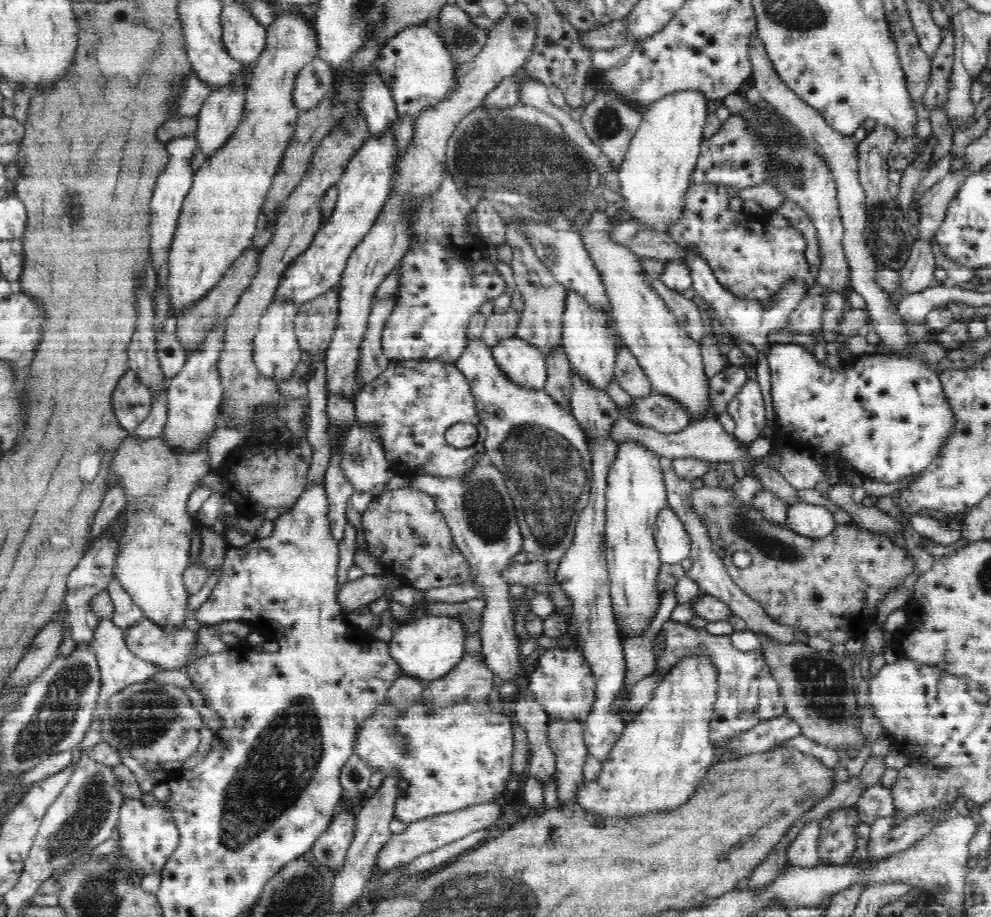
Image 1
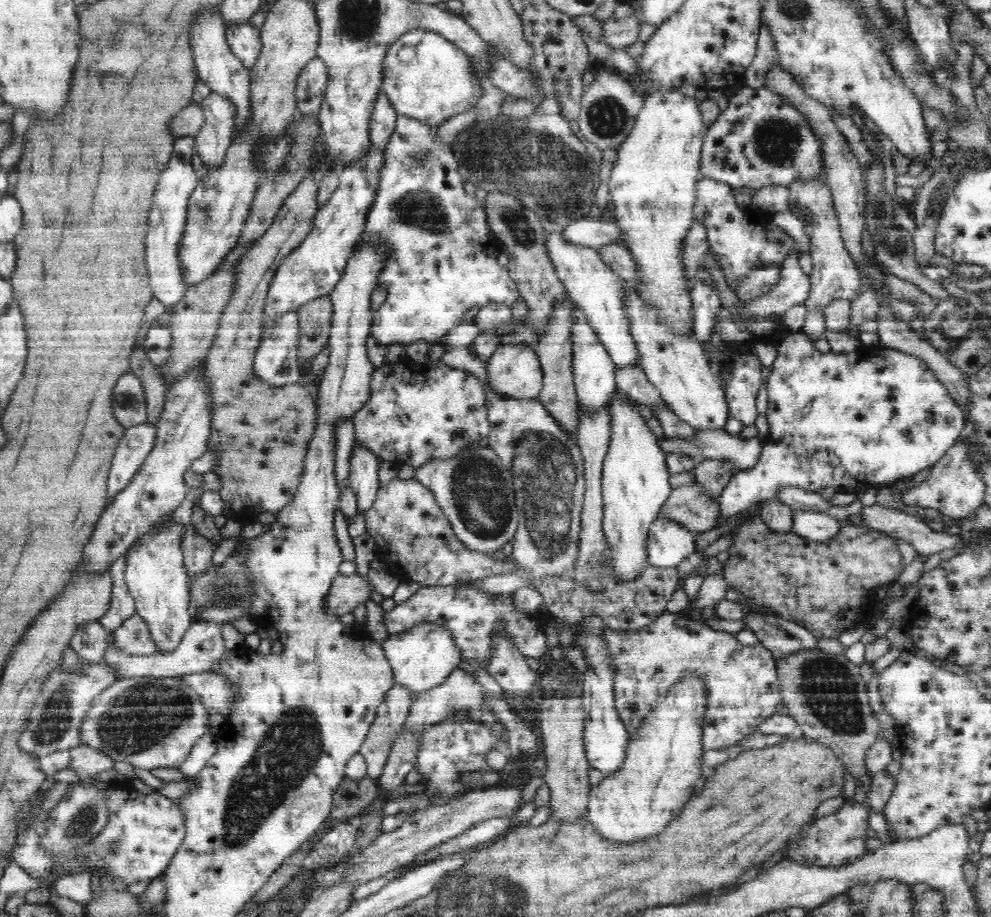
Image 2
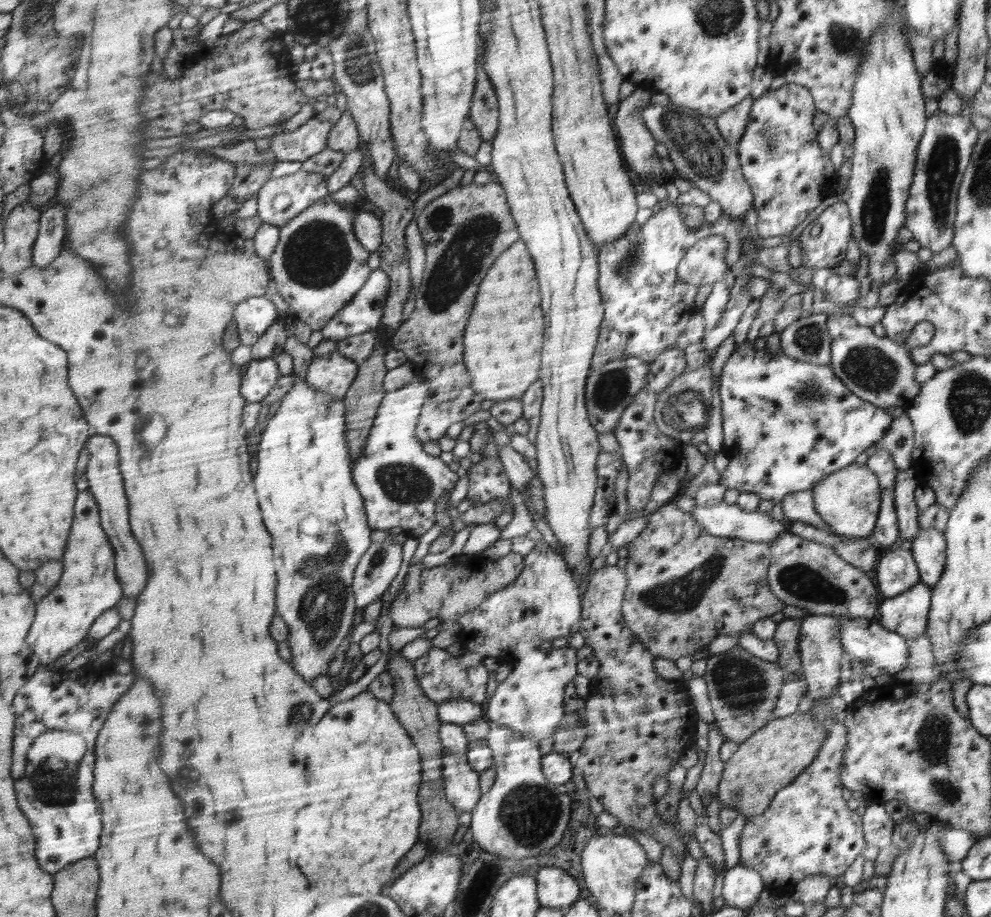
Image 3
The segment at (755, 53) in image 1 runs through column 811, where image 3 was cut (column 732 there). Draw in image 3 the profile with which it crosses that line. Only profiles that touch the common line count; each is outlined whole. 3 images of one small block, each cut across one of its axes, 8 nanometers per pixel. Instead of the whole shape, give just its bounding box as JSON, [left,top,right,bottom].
[716,95,754,148]

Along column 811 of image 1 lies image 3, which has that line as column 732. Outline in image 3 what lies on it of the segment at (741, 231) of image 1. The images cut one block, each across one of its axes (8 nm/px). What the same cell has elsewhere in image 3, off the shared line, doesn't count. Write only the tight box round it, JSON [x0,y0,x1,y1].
[677,235,737,331]

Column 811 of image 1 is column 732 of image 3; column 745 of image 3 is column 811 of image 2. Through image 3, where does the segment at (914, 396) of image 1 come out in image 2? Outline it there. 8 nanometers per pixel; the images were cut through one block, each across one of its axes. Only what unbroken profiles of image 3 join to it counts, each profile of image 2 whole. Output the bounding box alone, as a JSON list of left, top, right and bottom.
[720,331,964,518]

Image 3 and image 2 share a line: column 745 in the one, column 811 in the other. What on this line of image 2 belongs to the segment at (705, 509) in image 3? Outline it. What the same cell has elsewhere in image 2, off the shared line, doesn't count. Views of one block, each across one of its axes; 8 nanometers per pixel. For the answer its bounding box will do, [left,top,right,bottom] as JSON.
[792,509,841,541]

